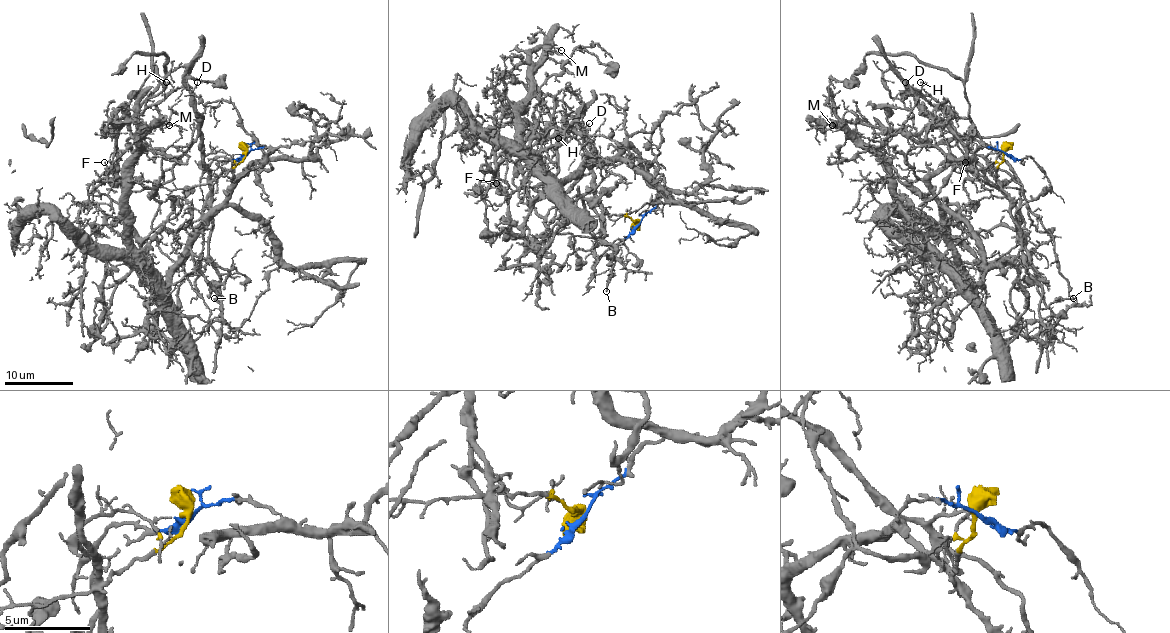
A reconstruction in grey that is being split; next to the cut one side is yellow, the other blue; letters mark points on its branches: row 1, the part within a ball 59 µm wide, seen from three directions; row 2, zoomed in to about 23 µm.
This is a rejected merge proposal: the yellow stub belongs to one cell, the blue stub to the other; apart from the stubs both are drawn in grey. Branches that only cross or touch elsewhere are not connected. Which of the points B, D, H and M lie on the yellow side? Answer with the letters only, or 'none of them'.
B, D, H

